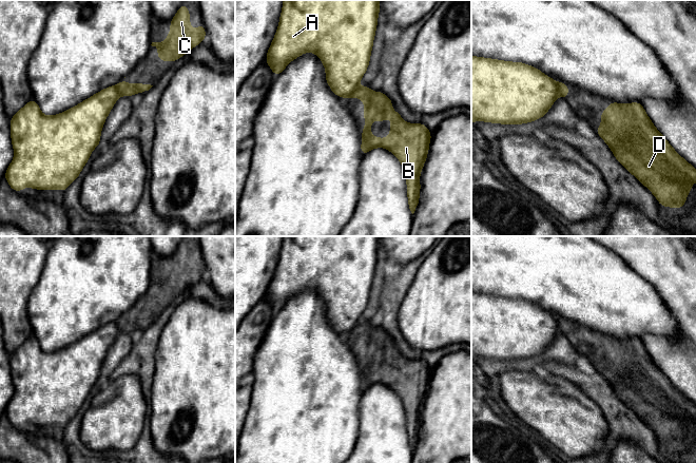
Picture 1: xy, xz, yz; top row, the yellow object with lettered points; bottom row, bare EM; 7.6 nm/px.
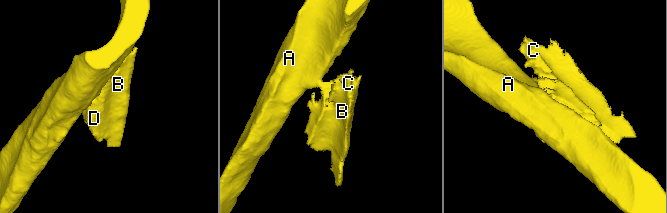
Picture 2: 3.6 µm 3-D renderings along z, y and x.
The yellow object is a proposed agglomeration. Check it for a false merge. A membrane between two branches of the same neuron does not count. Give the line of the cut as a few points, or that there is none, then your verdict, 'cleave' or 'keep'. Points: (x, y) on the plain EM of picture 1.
yz (556, 319), (560, 330) | cleave

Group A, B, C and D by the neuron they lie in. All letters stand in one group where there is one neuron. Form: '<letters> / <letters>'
A / B C D

